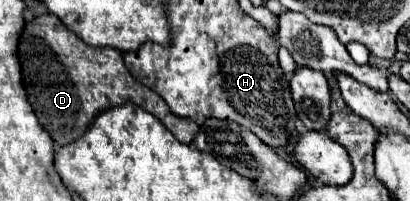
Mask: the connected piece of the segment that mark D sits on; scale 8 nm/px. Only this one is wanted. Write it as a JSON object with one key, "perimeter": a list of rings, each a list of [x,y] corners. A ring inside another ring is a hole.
{"perimeter":[[[37,16],[25,26],[19,40],[19,60],[23,68],[23,82],[27,88],[29,104],[33,106],[41,126],[49,132],[55,144],[67,146],[75,142],[101,114],[113,106],[127,102],[147,110],[159,118],[165,128],[183,144],[191,144],[199,126],[191,120],[171,114],[165,100],[155,90],[137,82],[123,64],[123,54],[115,48],[93,48],[73,34],[57,16]]]}

